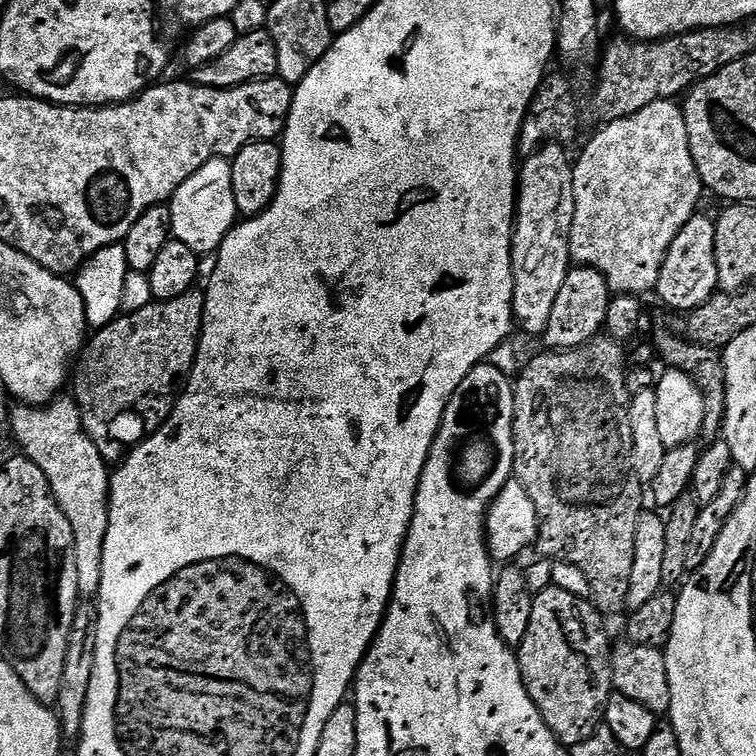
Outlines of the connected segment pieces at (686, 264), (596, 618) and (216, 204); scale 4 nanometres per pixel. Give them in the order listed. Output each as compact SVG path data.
M703 214L692 216L690 222L686 222L686 226L682 226L682 230L678 230L678 238L674 238L674 242L662 262L662 270L658 274L658 282L654 289L655 295L660 295L660 300L666 307L673 308L674 311L681 312L681 314L687 314L716 295L720 283L718 282L718 262L714 254L715 233L715 219L711 215L708 217Z
M555 586L535 593L530 610L530 626L526 629L526 638L518 645L520 673L526 690L538 706L546 726L550 726L556 739L565 746L586 742L601 727L608 699L614 694L612 687L612 649L608 644L608 632L604 629L604 620L591 599L574 594Z
M213 156L210 162L206 162L198 170L194 170L194 174L190 174L190 178L186 178L186 182L182 182L182 186L178 186L178 190L172 195L170 207L172 209L172 236L175 240L190 246L190 250L194 250L198 254L219 252L220 244L226 238L226 234L238 223L231 159Z

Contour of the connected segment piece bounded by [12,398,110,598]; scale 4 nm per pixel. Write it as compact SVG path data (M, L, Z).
M57 398L51 404L33 406L17 403L12 412L12 436L20 443L19 451L27 456L50 482L50 490L74 530L74 566L78 566L81 597L99 593L102 582L102 554L110 522L110 468L98 446L84 433L80 408L75 399Z

